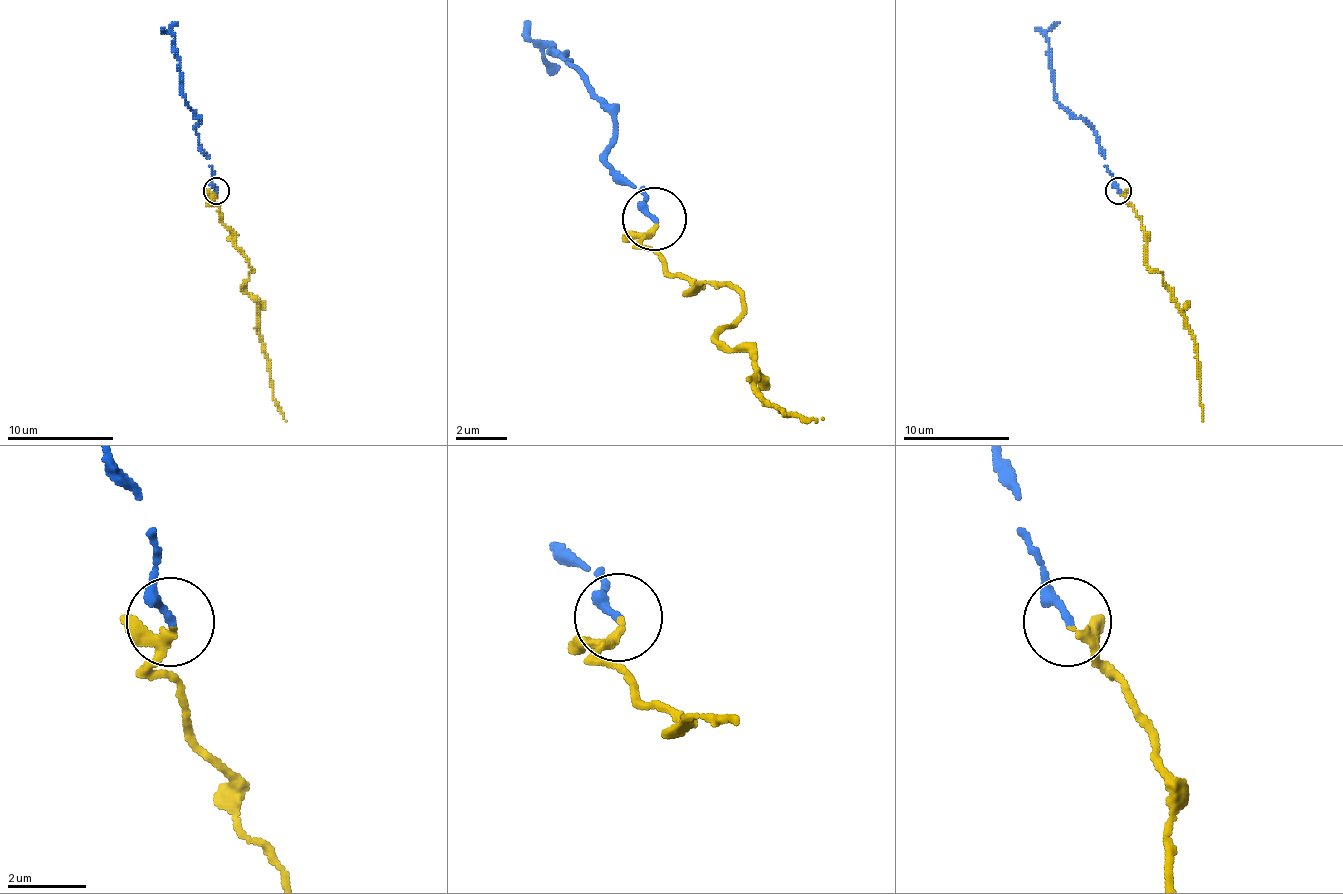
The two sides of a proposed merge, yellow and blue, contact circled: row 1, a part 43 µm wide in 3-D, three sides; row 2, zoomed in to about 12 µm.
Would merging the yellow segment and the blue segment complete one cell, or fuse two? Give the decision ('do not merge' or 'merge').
merge

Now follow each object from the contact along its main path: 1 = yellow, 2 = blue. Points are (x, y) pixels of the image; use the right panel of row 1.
1: (1118, 192), (1128, 200), (1147, 235), (1144, 261), (1163, 275), (1195, 341), (1203, 421)
2: (1118, 190), (1104, 166), (1096, 134), (1072, 115), (1054, 91), (1046, 33), (1059, 22)

